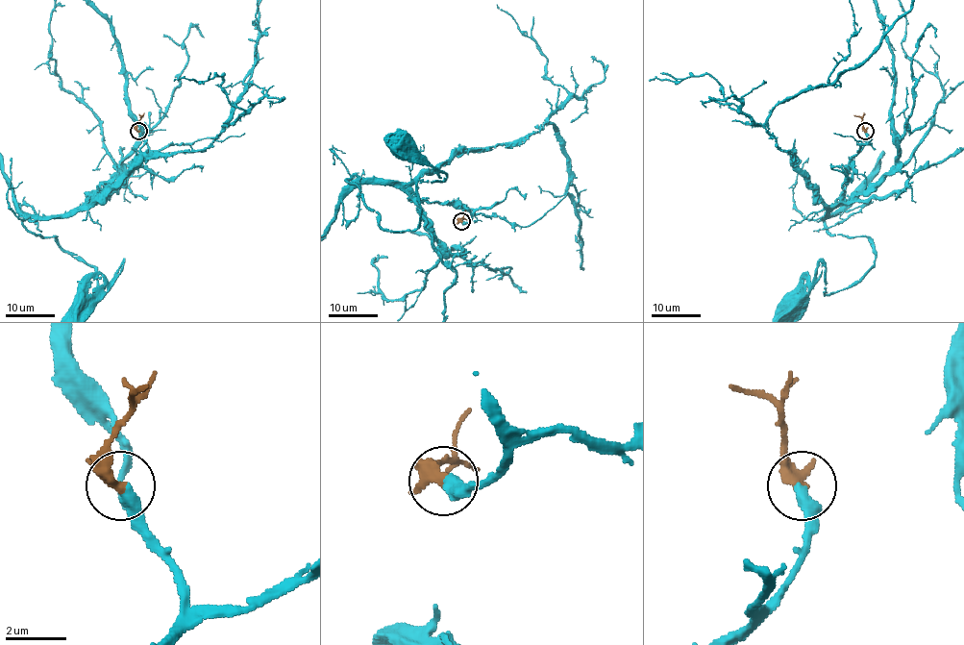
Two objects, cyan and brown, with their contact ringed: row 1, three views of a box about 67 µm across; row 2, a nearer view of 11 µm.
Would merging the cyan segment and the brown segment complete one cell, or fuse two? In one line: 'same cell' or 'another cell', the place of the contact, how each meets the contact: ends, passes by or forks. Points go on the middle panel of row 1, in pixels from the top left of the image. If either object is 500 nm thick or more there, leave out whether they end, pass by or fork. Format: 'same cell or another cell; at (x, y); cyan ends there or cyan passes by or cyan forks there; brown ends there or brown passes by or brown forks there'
same cell; at (461, 221); cyan ends there; brown passes by

